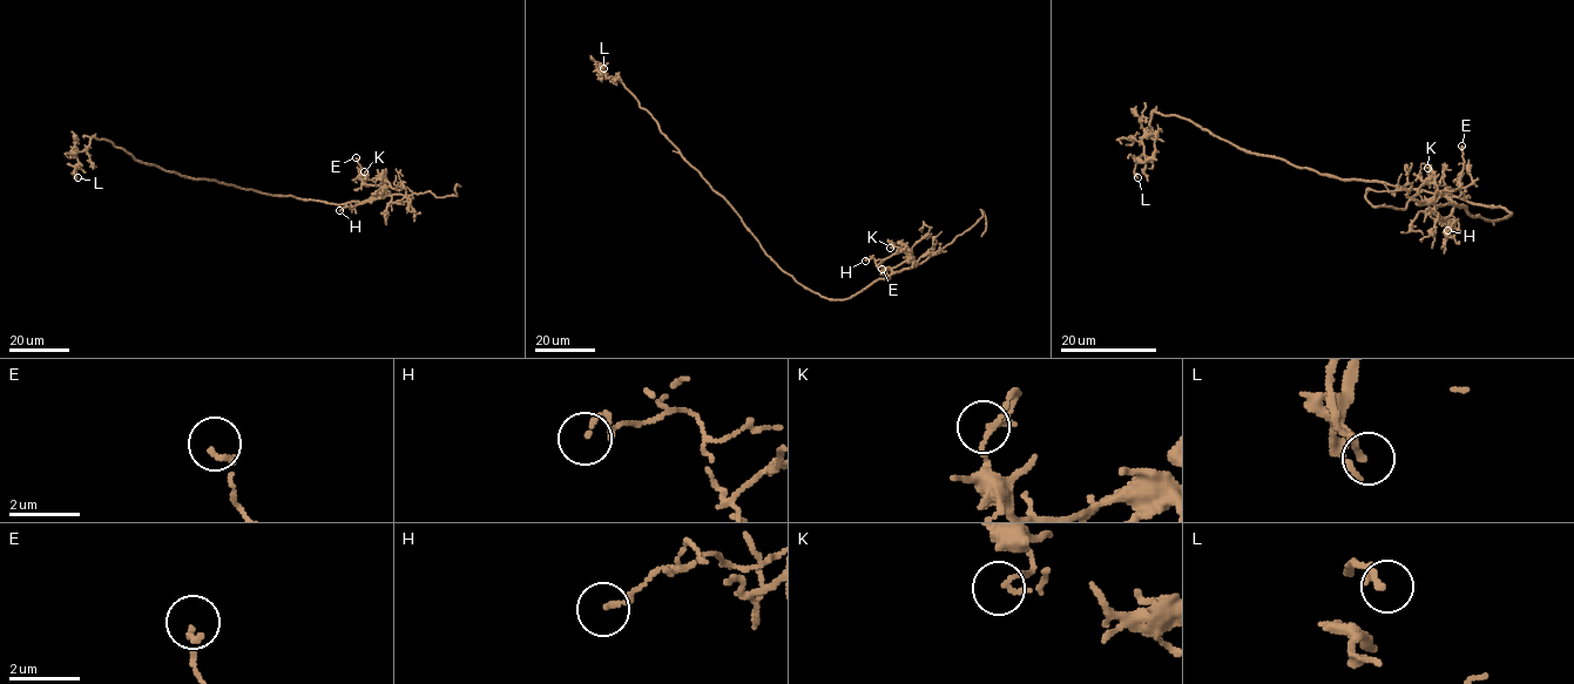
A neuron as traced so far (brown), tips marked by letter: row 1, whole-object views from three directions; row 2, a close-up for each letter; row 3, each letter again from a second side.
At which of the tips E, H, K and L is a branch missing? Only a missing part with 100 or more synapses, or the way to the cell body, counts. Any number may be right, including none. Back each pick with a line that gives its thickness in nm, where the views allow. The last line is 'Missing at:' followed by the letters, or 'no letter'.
Missing at: no letter

